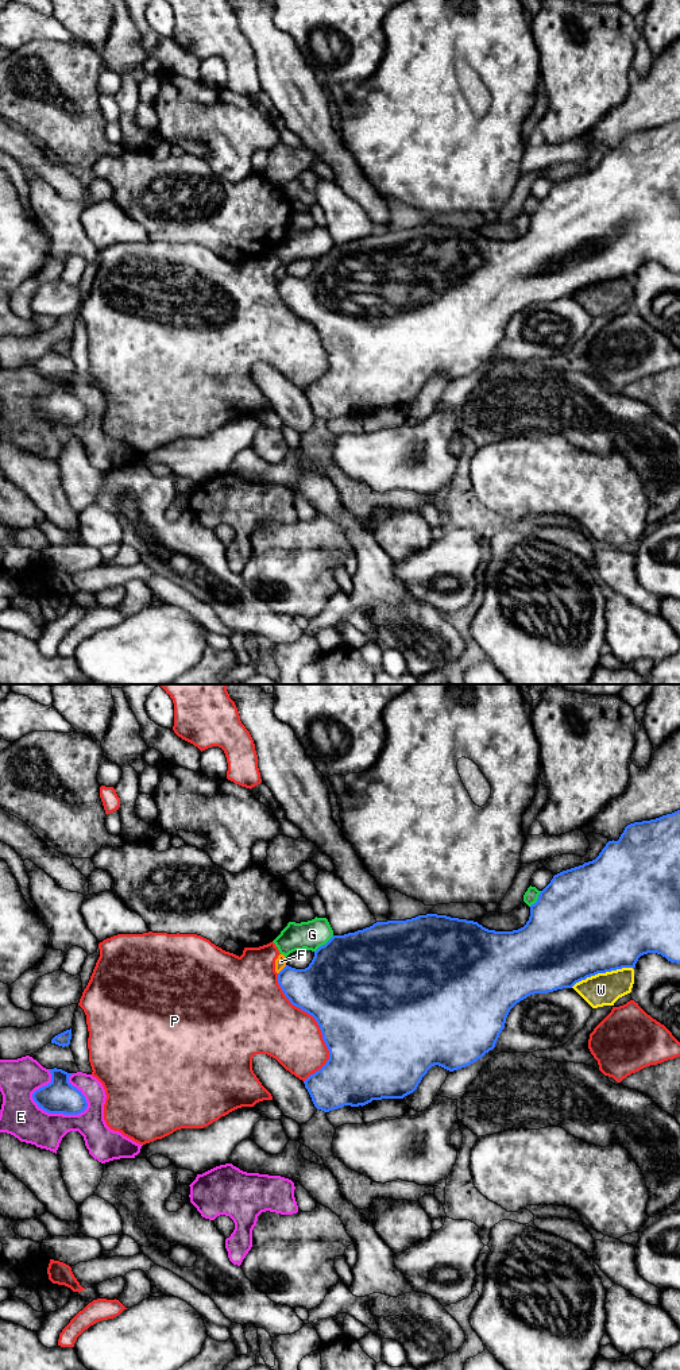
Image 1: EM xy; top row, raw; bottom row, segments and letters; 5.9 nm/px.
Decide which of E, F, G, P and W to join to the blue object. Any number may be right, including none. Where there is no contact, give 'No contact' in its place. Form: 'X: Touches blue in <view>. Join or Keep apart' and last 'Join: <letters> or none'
E: Touches blue in xy. Keep apart
F: Touches blue in xy. Keep apart
G: Touches blue in xy. Keep apart
P: Touches blue in xy. Join
W: Touches blue in xy. Keep apart
Join: P

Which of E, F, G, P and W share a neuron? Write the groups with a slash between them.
E / F / G / P / W

